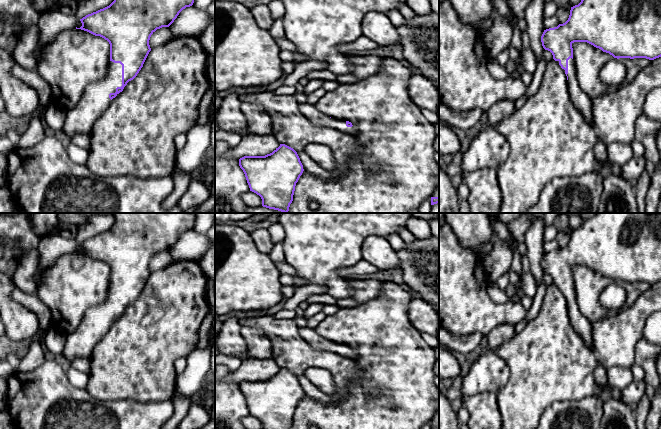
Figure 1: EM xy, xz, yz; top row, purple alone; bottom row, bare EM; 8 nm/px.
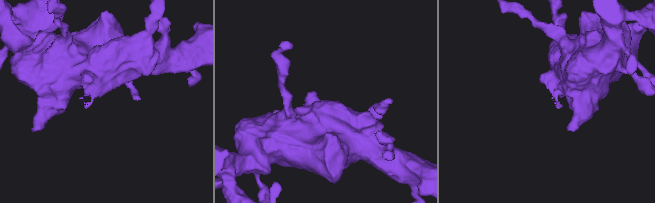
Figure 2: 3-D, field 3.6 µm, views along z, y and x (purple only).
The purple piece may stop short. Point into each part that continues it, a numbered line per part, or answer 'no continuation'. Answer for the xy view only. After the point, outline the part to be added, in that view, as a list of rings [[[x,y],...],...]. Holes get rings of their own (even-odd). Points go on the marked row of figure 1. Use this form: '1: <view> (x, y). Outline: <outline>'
1: xy (80, 119). Outline: [[[109,61],[107,76],[87,86],[75,107],[67,111],[63,132],[72,140],[78,134],[91,135],[95,122],[111,103],[110,93],[122,86],[122,65]]]

